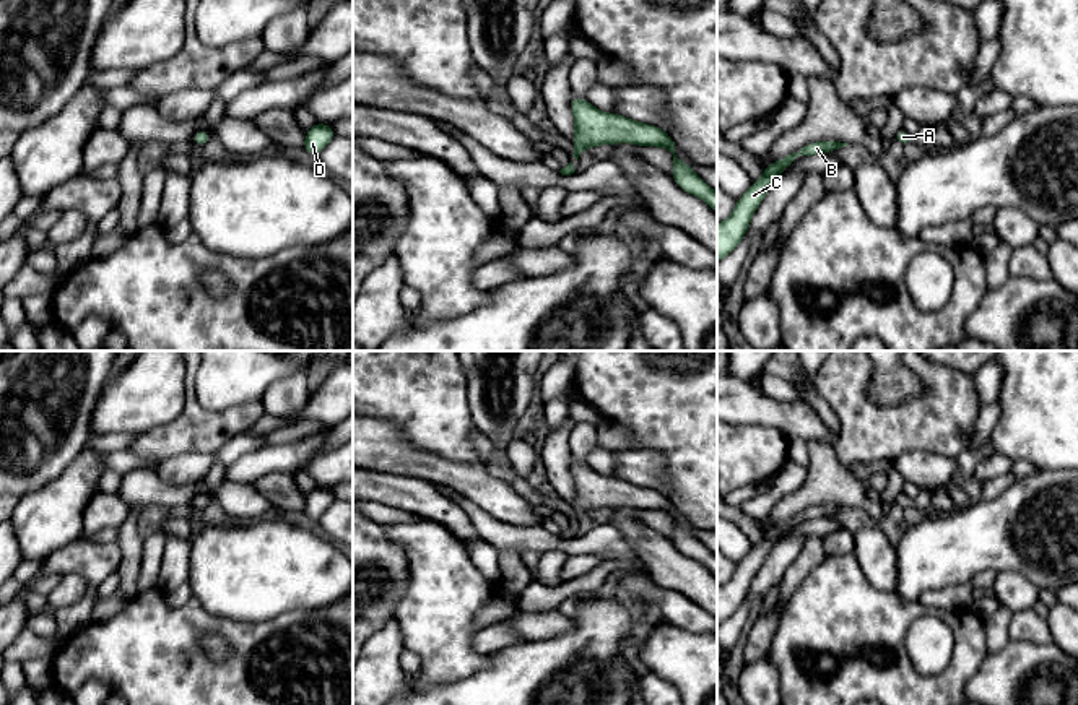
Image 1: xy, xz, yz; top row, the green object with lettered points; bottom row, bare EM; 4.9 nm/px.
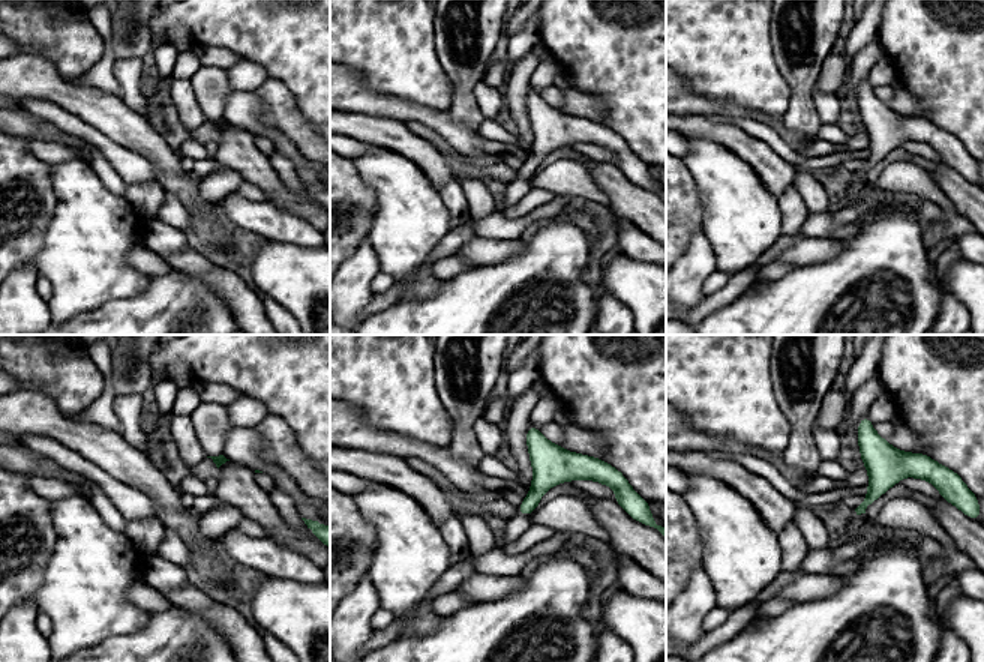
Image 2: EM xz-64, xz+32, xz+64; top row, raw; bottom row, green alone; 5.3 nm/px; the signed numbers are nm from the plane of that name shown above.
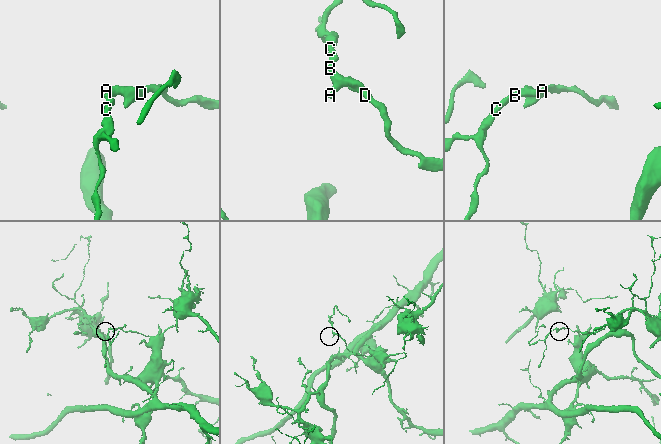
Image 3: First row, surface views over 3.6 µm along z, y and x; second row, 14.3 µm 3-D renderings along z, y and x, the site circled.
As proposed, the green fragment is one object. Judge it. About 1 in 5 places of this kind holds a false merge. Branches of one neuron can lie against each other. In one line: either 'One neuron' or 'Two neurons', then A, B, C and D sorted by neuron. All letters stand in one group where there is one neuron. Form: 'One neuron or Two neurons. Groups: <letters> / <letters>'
One neuron. Groups: A B C D

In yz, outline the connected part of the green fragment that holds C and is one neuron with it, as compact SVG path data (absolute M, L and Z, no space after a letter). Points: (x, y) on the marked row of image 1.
M834 140L815 141L803 146L798 153L792 153L766 166L761 179L737 200L732 214L724 223L717 224L717 263L738 247L759 203L764 200L772 184L780 179L782 171L790 166L797 156L828 154L842 146L847 146L847 143Z

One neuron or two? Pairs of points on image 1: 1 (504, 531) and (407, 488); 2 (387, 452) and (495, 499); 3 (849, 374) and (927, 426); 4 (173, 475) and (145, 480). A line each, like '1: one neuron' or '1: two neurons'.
1: two neurons
2: one neuron
3: one neuron
4: two neurons

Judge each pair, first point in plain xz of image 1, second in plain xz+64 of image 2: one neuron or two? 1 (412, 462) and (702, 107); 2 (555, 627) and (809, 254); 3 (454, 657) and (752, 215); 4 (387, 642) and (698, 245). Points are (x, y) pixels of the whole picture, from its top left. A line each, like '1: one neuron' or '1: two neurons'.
1: one neuron
2: one neuron
3: one neuron
4: one neuron

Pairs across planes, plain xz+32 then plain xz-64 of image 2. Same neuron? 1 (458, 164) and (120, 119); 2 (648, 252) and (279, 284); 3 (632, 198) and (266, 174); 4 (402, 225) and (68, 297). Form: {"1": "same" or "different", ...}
{"1": "different", "2": "different", "3": "same", "4": "same"}

